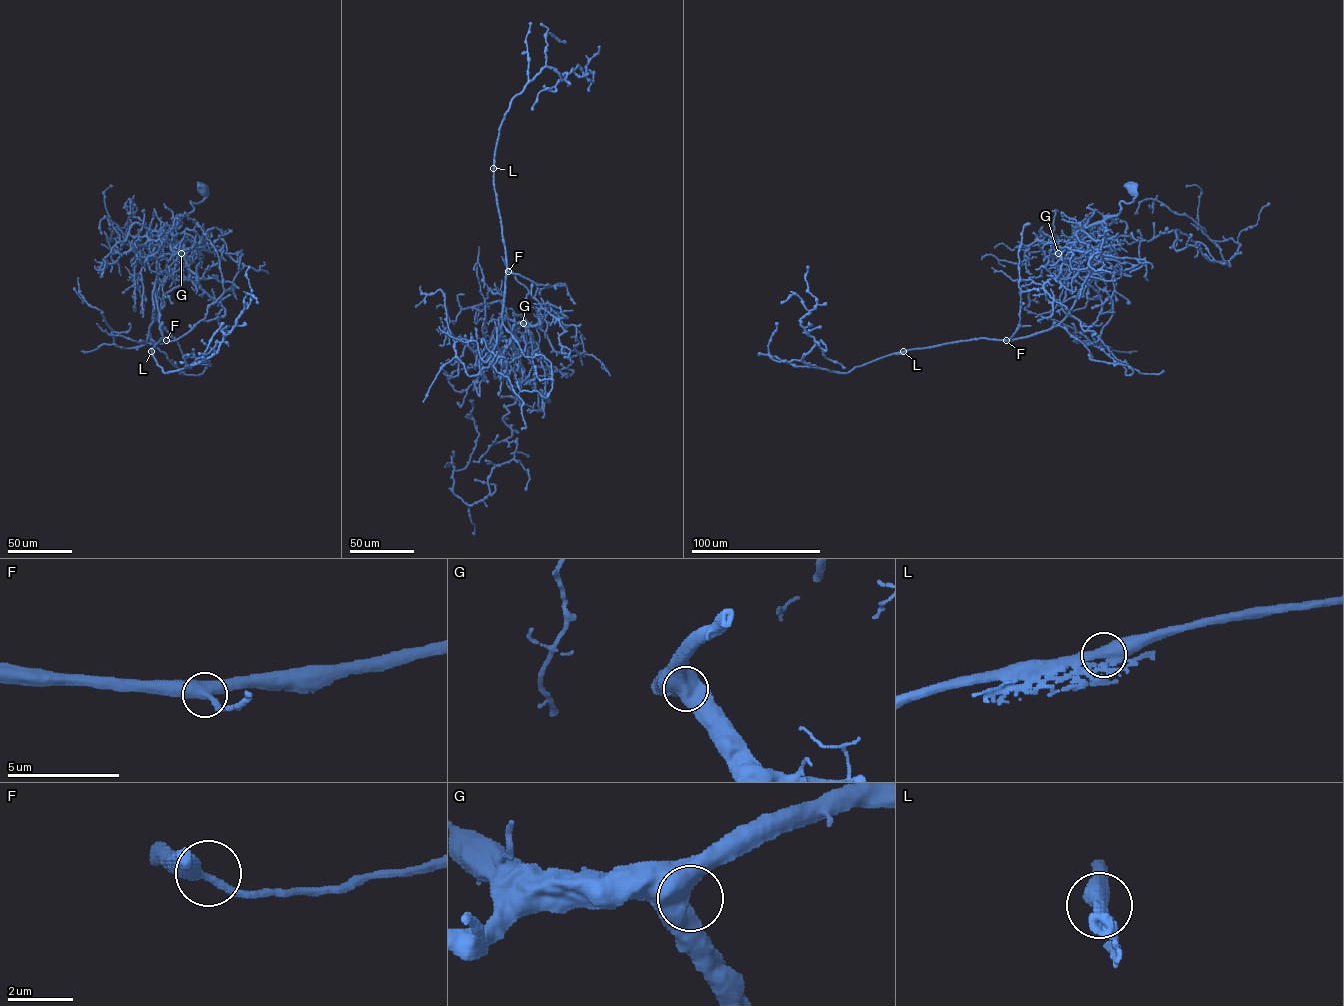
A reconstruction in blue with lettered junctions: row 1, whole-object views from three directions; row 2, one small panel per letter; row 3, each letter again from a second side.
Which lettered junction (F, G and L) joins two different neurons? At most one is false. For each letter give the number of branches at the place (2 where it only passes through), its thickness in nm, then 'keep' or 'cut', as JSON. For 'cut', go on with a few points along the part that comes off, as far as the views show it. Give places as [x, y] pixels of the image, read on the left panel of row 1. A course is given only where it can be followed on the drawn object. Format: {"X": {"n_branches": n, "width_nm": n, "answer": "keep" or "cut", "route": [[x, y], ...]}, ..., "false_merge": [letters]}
{"F": {"n_branches": 2, "width_nm": 400, "answer": "keep"}, "G": {"n_branches": 1, "width_nm": 800, "answer": "keep"}, "L": {"n_branches": 1, "width_nm": 700, "answer": "keep"}, "false_merge": []}

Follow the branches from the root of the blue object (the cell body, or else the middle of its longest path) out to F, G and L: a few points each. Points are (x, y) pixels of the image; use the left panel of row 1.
F: (202, 189), (206, 197), (190, 201), (193, 210), (167, 233), (158, 261), (155, 298), (166, 340)
G: (202, 189), (206, 197), (199, 203), (190, 201), (193, 210), (178, 222), (172, 232), (170, 248), (181, 253)
L: (202, 189), (206, 197), (199, 203), (190, 201), (193, 210), (165, 237), (155, 289), (164, 340), (152, 352)

